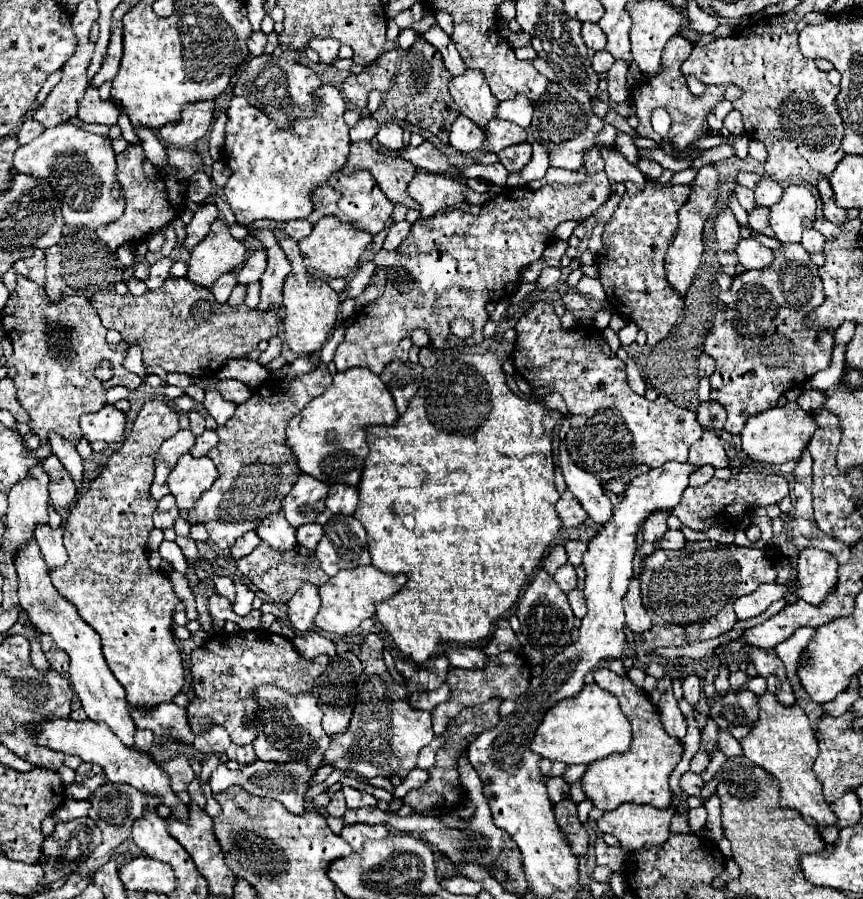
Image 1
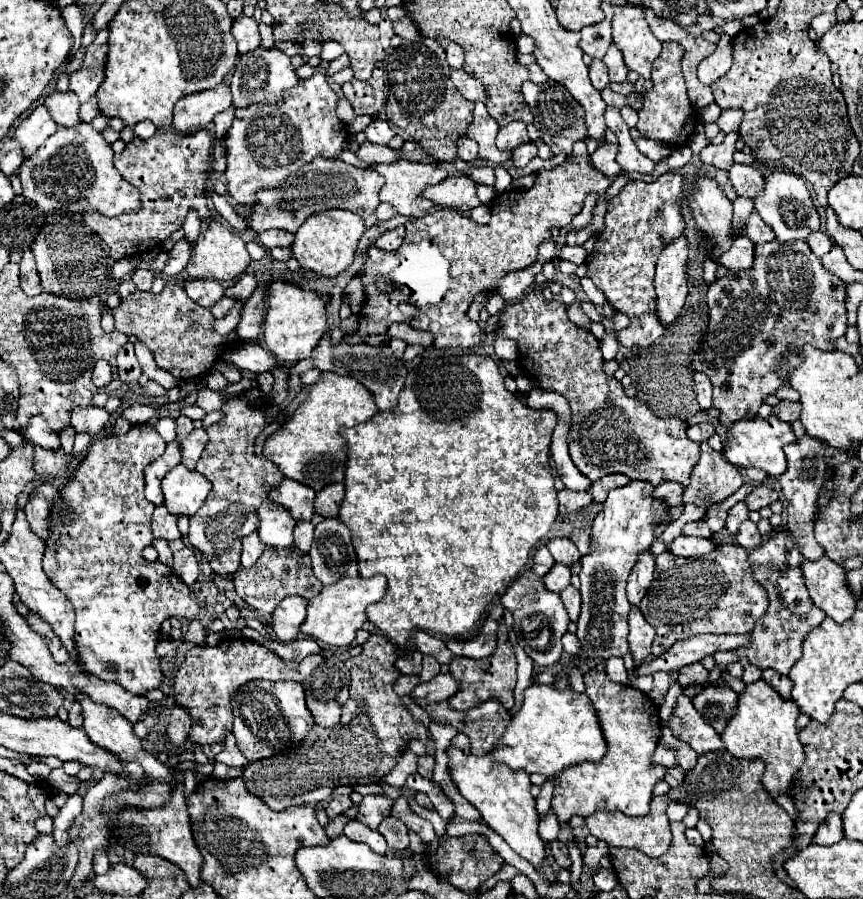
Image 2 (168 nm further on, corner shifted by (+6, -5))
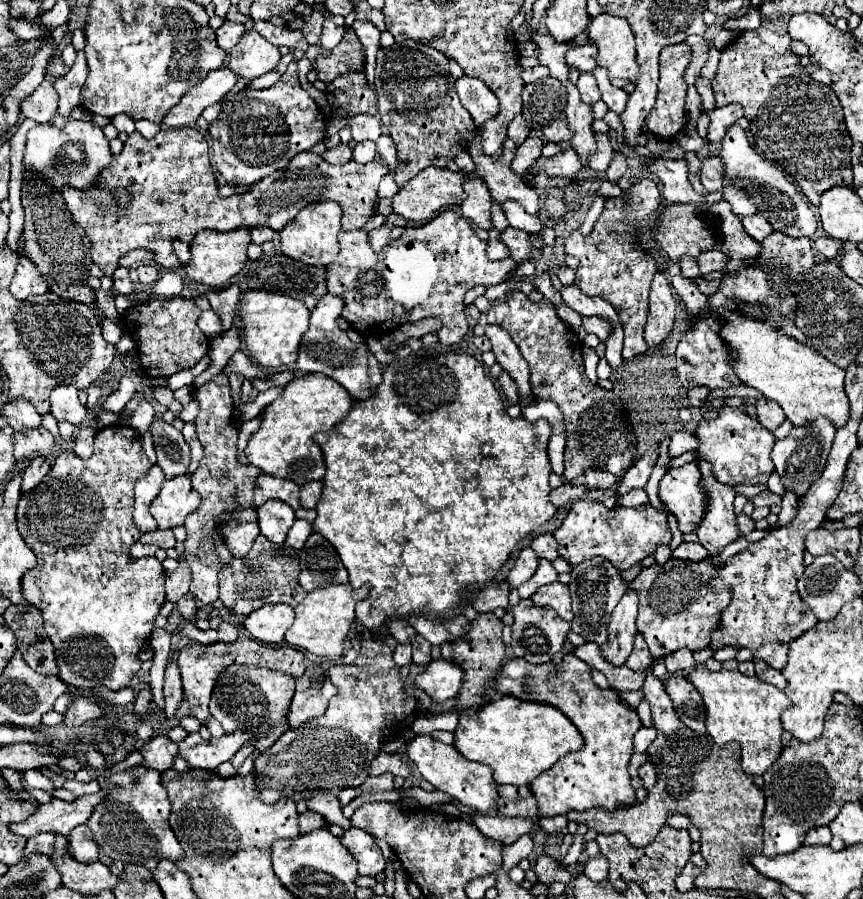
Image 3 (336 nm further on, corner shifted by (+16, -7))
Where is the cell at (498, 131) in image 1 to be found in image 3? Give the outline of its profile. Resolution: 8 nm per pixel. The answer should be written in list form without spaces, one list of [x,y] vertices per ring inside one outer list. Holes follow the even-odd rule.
[[[518,114],[518,116],[508,124],[508,138],[510,138],[516,146],[526,140],[528,132],[530,132],[530,128],[526,126],[526,120],[524,120],[522,114]]]

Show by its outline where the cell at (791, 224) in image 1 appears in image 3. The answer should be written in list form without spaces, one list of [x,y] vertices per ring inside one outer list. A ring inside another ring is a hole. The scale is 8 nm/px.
[[[736,124],[726,132],[722,140],[722,154],[720,158],[724,160],[726,166],[726,176],[728,176],[728,186],[724,184],[724,200],[730,202],[732,212],[738,218],[754,216],[760,214],[770,222],[770,226],[776,232],[782,232],[792,238],[814,238],[814,232],[818,228],[818,220],[812,212],[812,208],[802,200],[798,188],[770,162],[762,160],[754,148],[748,144],[746,132],[738,128]]]

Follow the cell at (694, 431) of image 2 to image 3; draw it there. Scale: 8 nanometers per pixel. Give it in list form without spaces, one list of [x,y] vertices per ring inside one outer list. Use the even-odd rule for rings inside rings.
[[[676,432],[670,436],[670,448],[668,448],[668,454],[672,458],[688,452],[688,450],[696,450],[698,448],[698,438],[690,432]]]

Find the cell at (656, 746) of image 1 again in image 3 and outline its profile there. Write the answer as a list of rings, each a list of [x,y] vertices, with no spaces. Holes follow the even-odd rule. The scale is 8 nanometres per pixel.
[[[566,654],[562,668],[548,664],[528,664],[526,660],[512,660],[512,694],[516,698],[548,702],[560,708],[584,736],[584,748],[560,758],[552,768],[542,772],[532,784],[532,792],[538,800],[540,816],[566,816],[572,810],[606,808],[616,810],[620,806],[632,806],[636,792],[628,772],[630,756],[634,754],[632,738],[642,728],[642,722],[628,704],[624,704],[618,692],[600,688],[592,680],[592,666],[580,658]]]

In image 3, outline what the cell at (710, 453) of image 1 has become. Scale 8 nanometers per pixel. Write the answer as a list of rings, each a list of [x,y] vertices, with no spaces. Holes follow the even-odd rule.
[[[698,460],[700,468],[700,488],[706,496],[706,510],[702,516],[702,522],[696,528],[696,534],[700,538],[700,544],[710,554],[720,554],[724,546],[740,538],[740,532],[736,528],[736,514],[732,510],[732,502],[736,498],[736,492],[728,484],[720,484],[712,474],[712,464],[708,460]]]

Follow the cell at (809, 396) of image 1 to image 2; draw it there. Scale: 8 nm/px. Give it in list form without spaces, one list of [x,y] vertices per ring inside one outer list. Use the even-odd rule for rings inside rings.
[[[782,400],[774,406],[774,416],[784,420],[784,422],[794,422],[800,418],[800,402],[788,402],[788,400]]]

